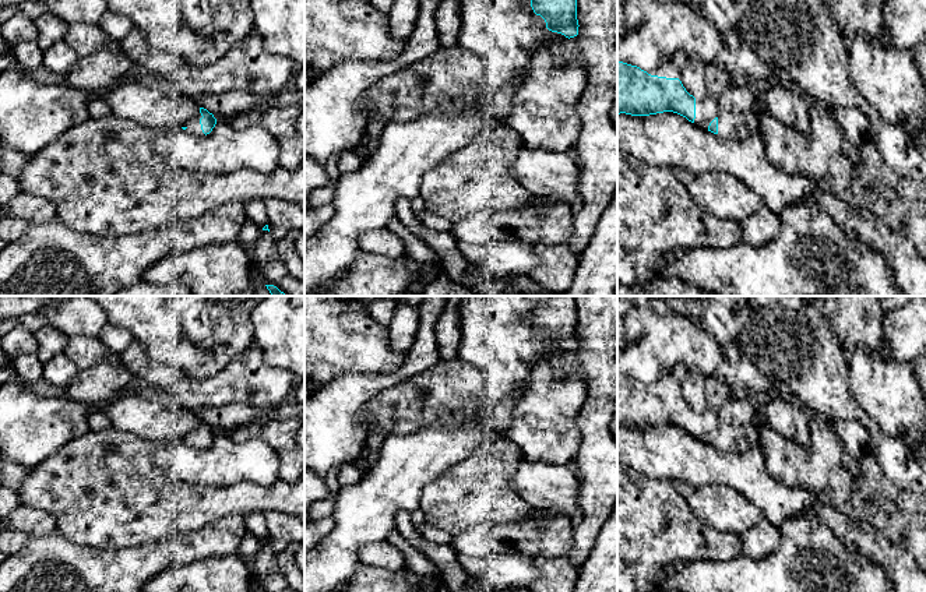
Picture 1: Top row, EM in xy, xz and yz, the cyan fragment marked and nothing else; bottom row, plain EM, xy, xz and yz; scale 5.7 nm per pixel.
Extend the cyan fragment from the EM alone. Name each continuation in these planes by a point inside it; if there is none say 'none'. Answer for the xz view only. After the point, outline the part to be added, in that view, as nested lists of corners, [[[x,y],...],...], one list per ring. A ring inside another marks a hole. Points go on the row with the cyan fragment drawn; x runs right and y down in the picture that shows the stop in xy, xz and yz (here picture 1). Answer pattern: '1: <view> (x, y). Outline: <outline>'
none

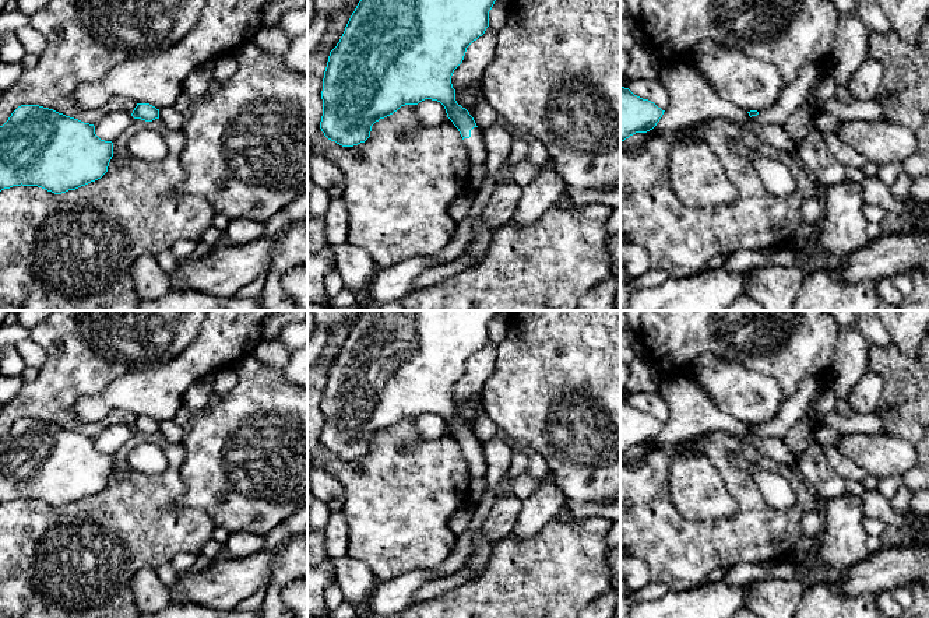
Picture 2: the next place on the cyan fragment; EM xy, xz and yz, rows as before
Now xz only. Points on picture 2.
1: xz (475, 146). Outline: [[[474,127],[471,130],[471,137],[464,138],[462,141],[468,151],[471,165],[485,165],[486,148],[482,131],[478,127]]]

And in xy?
none

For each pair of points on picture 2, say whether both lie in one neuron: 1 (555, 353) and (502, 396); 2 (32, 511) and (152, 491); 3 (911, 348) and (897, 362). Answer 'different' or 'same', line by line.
1: same
2: same
3: different

